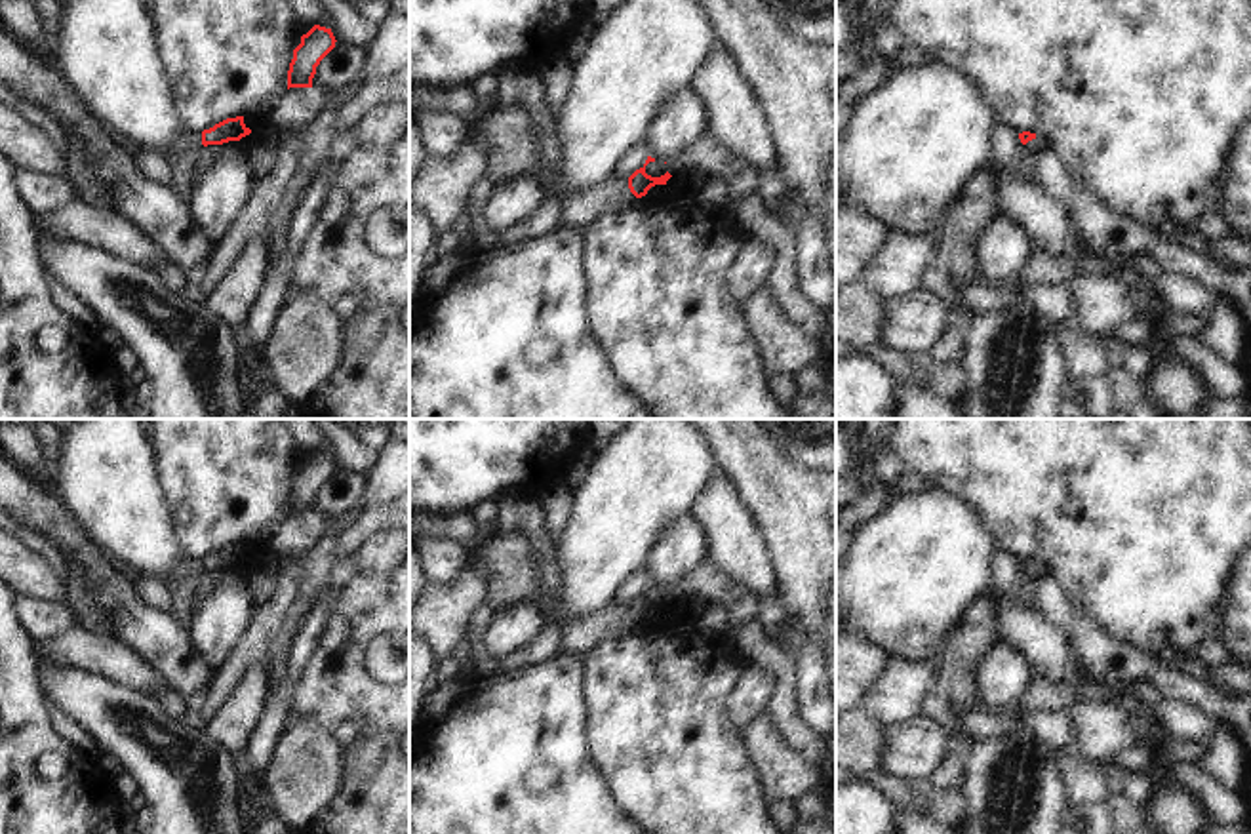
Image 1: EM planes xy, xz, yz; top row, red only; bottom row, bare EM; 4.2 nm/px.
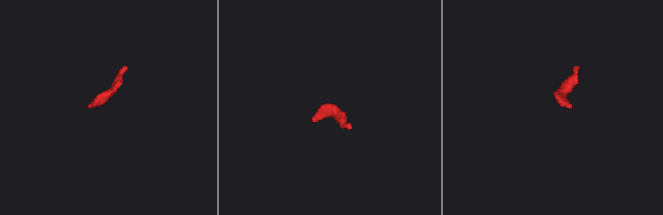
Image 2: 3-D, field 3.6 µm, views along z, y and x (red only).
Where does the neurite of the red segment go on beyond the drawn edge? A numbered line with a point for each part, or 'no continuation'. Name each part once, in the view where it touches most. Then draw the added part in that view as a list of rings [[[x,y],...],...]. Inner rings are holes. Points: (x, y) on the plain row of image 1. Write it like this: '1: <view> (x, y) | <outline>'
1: xz (579, 636) | [[[615,604],[592,615],[560,626],[560,649],[569,655],[583,655],[609,634],[625,634],[636,623],[628,615],[628,604]]]

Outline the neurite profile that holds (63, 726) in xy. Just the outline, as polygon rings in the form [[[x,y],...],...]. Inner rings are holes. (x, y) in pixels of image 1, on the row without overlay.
[[[55,703],[48,705],[48,712],[50,725],[63,741],[84,754],[97,756],[97,750],[89,737]]]

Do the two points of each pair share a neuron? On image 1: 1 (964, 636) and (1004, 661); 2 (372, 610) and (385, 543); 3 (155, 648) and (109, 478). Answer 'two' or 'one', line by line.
1: two
2: two
3: two

